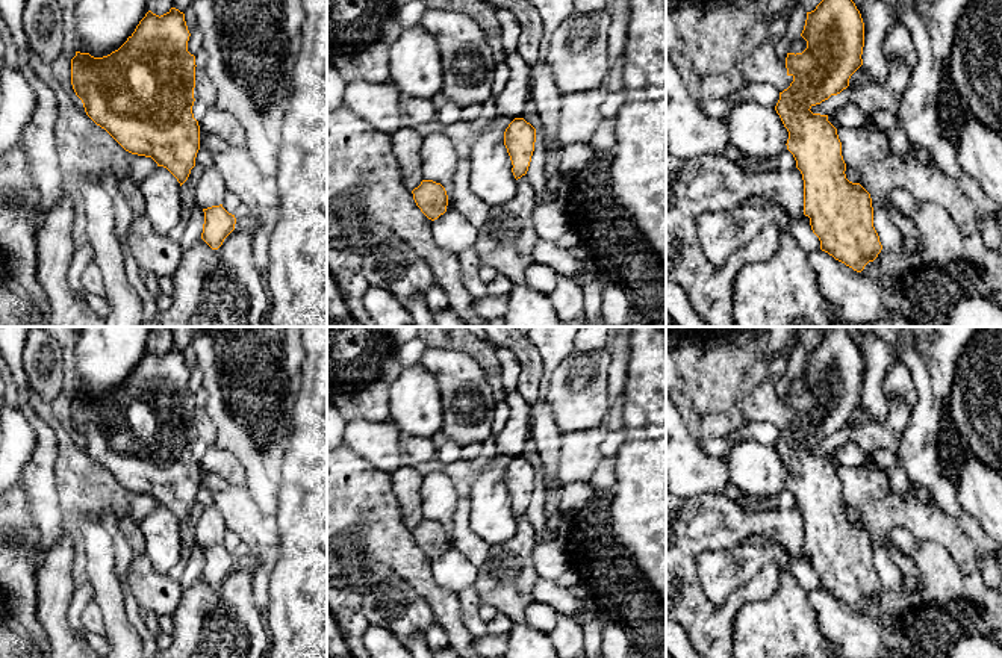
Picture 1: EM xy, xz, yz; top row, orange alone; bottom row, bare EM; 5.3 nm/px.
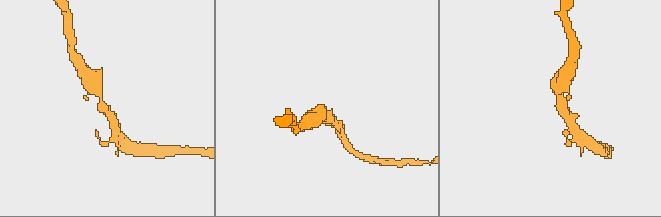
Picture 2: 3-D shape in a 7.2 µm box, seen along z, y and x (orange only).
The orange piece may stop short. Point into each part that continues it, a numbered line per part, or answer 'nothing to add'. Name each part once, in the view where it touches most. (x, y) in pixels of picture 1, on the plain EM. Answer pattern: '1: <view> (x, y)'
nothing to add

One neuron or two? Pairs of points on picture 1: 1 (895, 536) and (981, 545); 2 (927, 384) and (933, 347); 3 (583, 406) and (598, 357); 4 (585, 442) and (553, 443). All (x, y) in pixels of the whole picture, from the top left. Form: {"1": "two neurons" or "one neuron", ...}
{"1": "two neurons", "2": "one neuron", "3": "one neuron", "4": "two neurons"}

